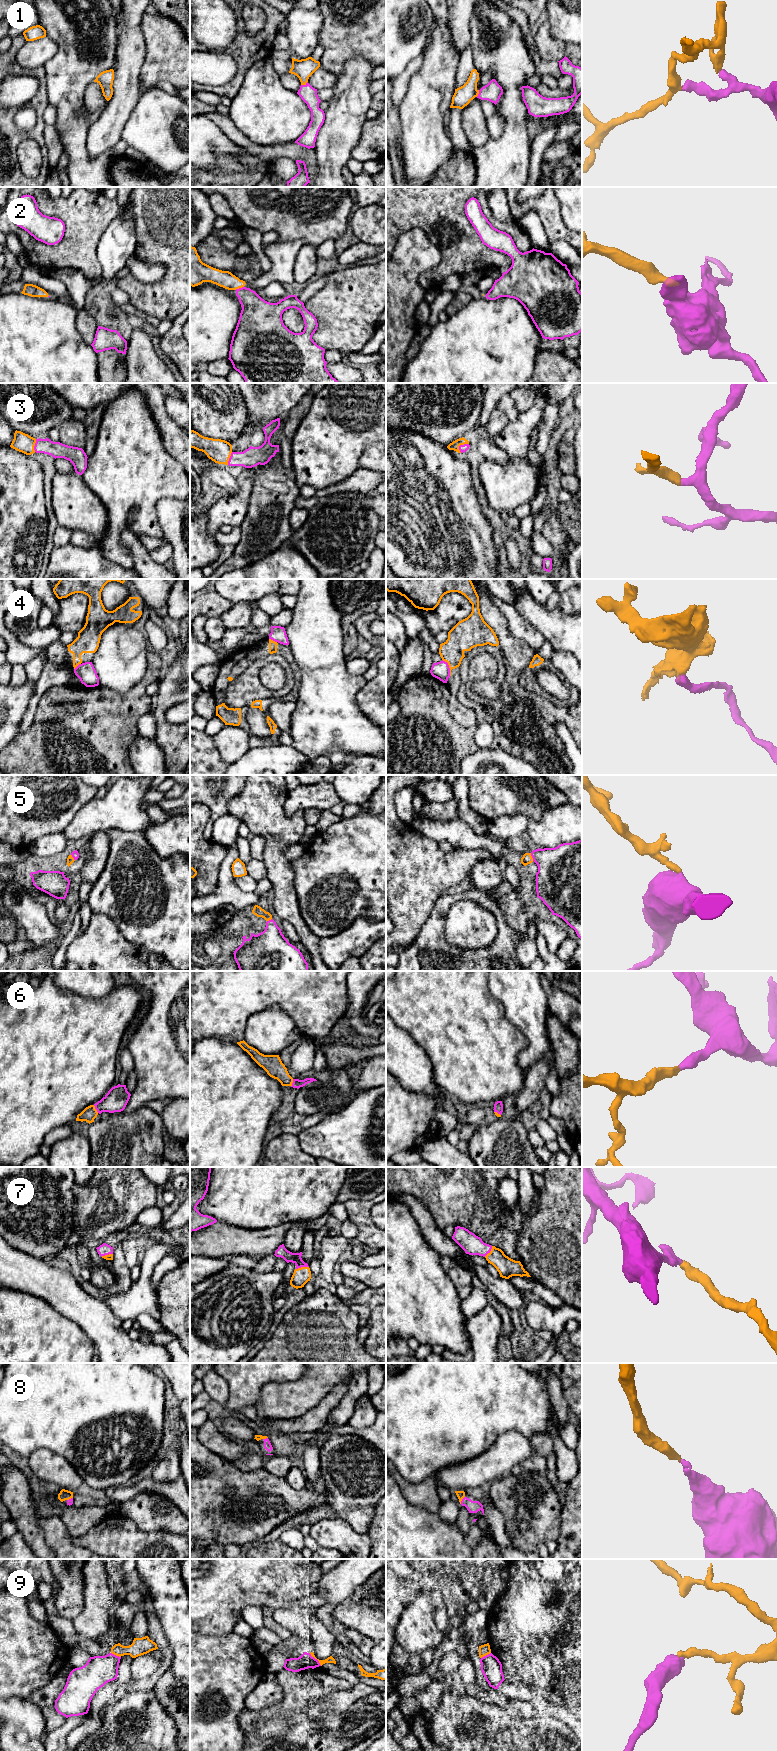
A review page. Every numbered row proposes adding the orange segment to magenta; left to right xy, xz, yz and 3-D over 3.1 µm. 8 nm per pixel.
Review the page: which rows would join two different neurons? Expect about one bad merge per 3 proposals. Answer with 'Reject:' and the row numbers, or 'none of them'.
Reject: 4, 9

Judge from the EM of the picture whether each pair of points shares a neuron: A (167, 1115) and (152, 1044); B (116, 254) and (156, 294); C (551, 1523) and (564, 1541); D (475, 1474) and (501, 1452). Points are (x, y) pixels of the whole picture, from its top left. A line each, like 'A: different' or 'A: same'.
A: different
B: different
C: different
D: same

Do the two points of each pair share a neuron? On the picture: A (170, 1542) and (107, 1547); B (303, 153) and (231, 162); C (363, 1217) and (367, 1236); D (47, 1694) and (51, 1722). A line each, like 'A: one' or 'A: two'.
A: one
B: two
C: one
D: one

